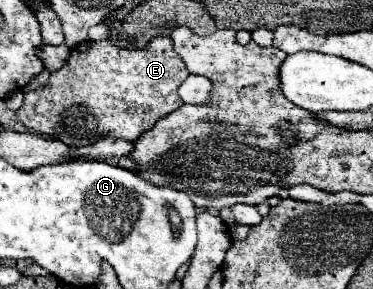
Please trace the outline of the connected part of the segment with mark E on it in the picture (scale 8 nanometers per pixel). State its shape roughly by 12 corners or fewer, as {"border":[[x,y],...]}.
{"border":[[169,36],[141,50],[87,40],[45,88],[29,130],[87,146],[135,142],[183,106]]}

